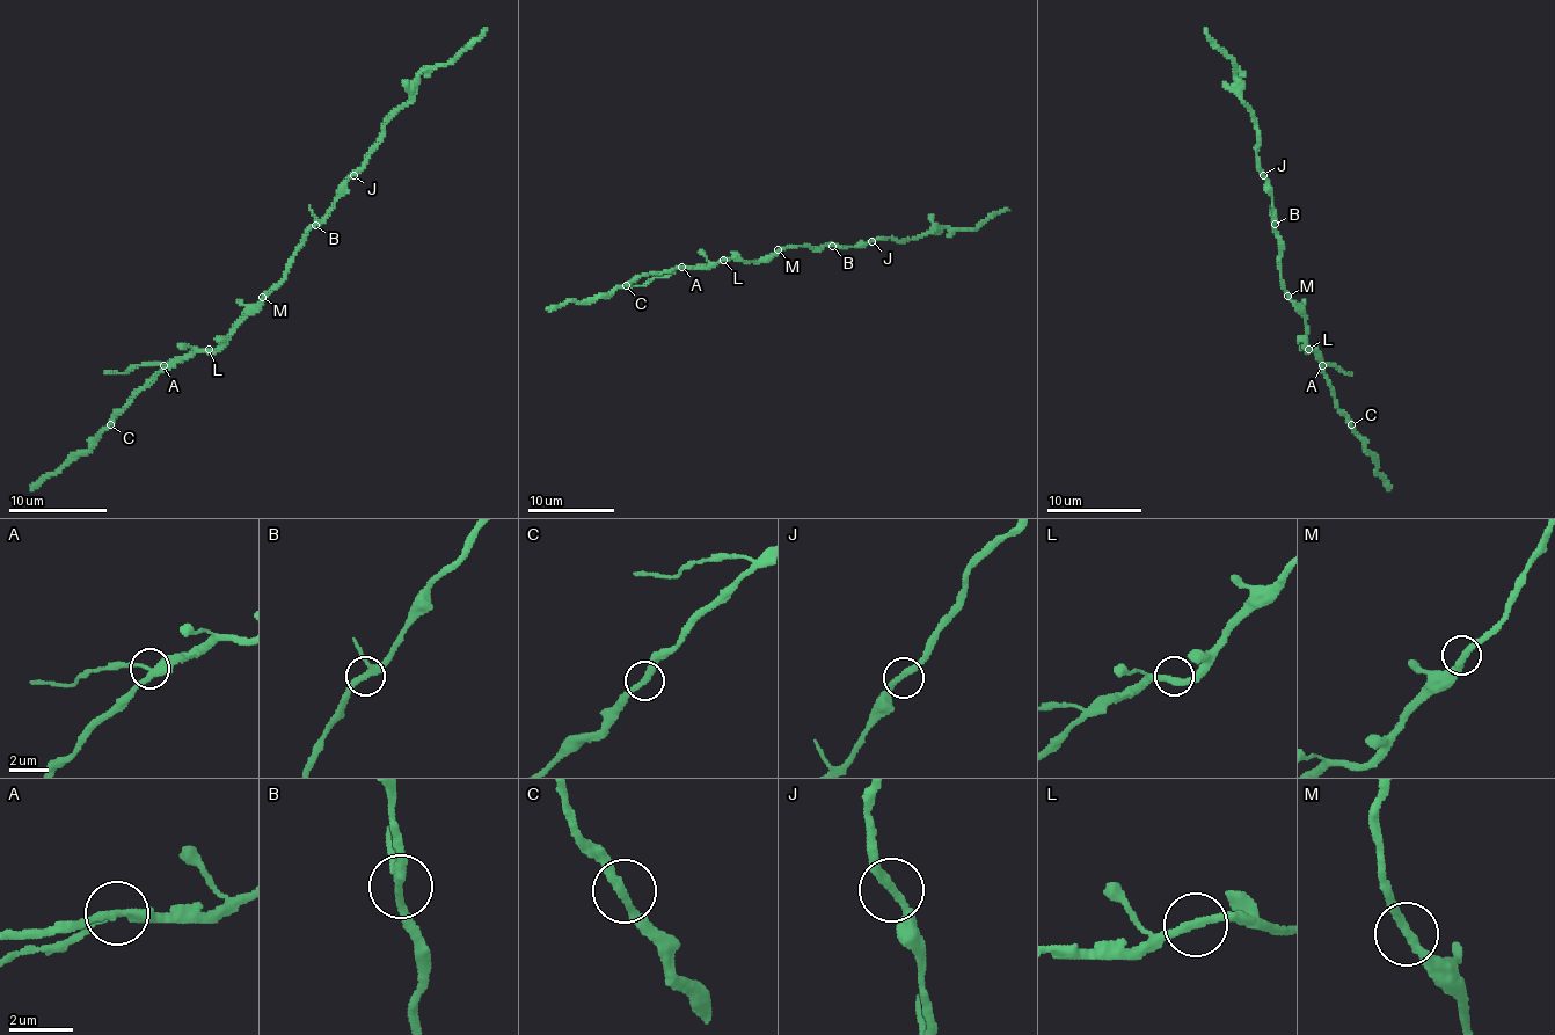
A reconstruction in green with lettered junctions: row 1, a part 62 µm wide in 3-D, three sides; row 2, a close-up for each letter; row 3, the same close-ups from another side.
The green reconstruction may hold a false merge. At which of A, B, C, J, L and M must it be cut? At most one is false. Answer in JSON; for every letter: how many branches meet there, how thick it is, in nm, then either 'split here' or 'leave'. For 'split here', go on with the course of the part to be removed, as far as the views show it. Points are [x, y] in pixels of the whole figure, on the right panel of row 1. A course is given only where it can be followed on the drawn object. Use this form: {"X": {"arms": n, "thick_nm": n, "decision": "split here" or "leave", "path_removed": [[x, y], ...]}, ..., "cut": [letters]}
{"A": {"arms": 3, "thick_nm": 280, "decision": "split here", "path_removed": [[1321, 365], [1352, 372]]}, "B": {"arms": 3, "thick_nm": 240, "decision": "leave"}, "C": {"arms": 2, "thick_nm": 280, "decision": "leave"}, "J": {"arms": 2, "thick_nm": 240, "decision": "leave"}, "L": {"arms": 2, "thick_nm": 280, "decision": "leave"}, "M": {"arms": 2, "thick_nm": 280, "decision": "leave"}, "cut": ["A"]}

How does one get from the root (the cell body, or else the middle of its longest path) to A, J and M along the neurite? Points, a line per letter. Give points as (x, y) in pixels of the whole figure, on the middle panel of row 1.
A: (795, 248), (782, 247), (758, 261), (730, 259), (707, 267), (681, 267)
J: (795, 248), (860, 247), (871, 241)
M: (795, 248), (778, 249)

